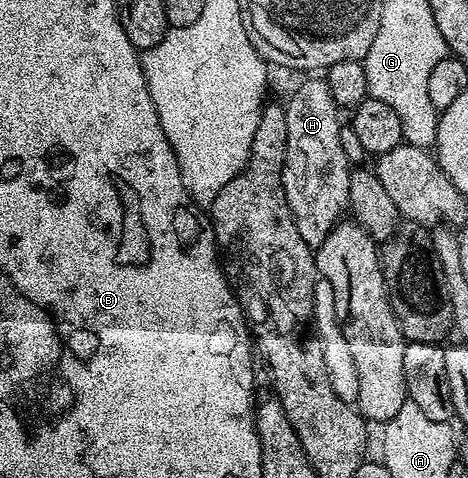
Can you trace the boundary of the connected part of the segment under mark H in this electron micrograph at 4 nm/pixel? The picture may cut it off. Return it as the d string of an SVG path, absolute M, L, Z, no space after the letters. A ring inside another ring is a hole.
M326 79L307 80L291 96L291 101L286 101L287 110L287 149L283 163L283 189L285 198L289 202L289 210L293 214L293 222L297 222L297 234L305 238L307 245L312 250L317 250L321 242L333 231L336 224L340 223L342 212L348 211L349 205L349 178L352 165L345 158L341 150L341 125L340 109L334 102L330 86Z

